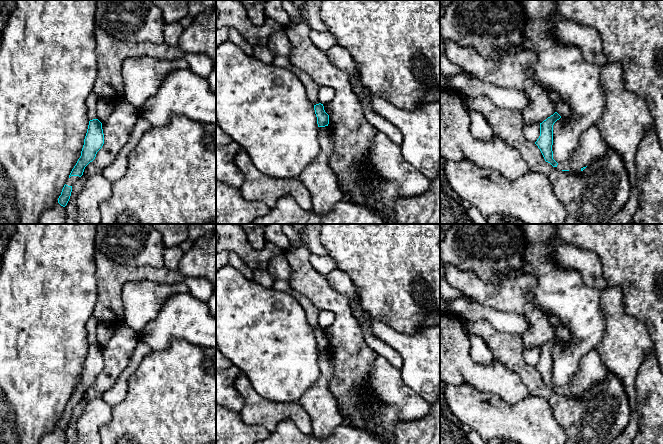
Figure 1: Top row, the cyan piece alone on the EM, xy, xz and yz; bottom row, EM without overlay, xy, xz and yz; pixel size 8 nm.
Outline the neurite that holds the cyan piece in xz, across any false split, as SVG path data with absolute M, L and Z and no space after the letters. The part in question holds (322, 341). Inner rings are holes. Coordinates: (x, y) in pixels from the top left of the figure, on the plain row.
M323 328L314 329L318 351L325 351L329 348L329 339L325 336Z

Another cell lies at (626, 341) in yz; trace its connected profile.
M619 286L601 291L600 306L605 315L605 330L595 350L606 368L622 381L630 405L629 423L612 444L632 444L639 429L636 376L644 356L654 353L654 346L645 324L625 312Z

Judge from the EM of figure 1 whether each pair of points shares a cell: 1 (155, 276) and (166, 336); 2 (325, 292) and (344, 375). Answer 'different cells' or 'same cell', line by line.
1: different cells
2: same cell

